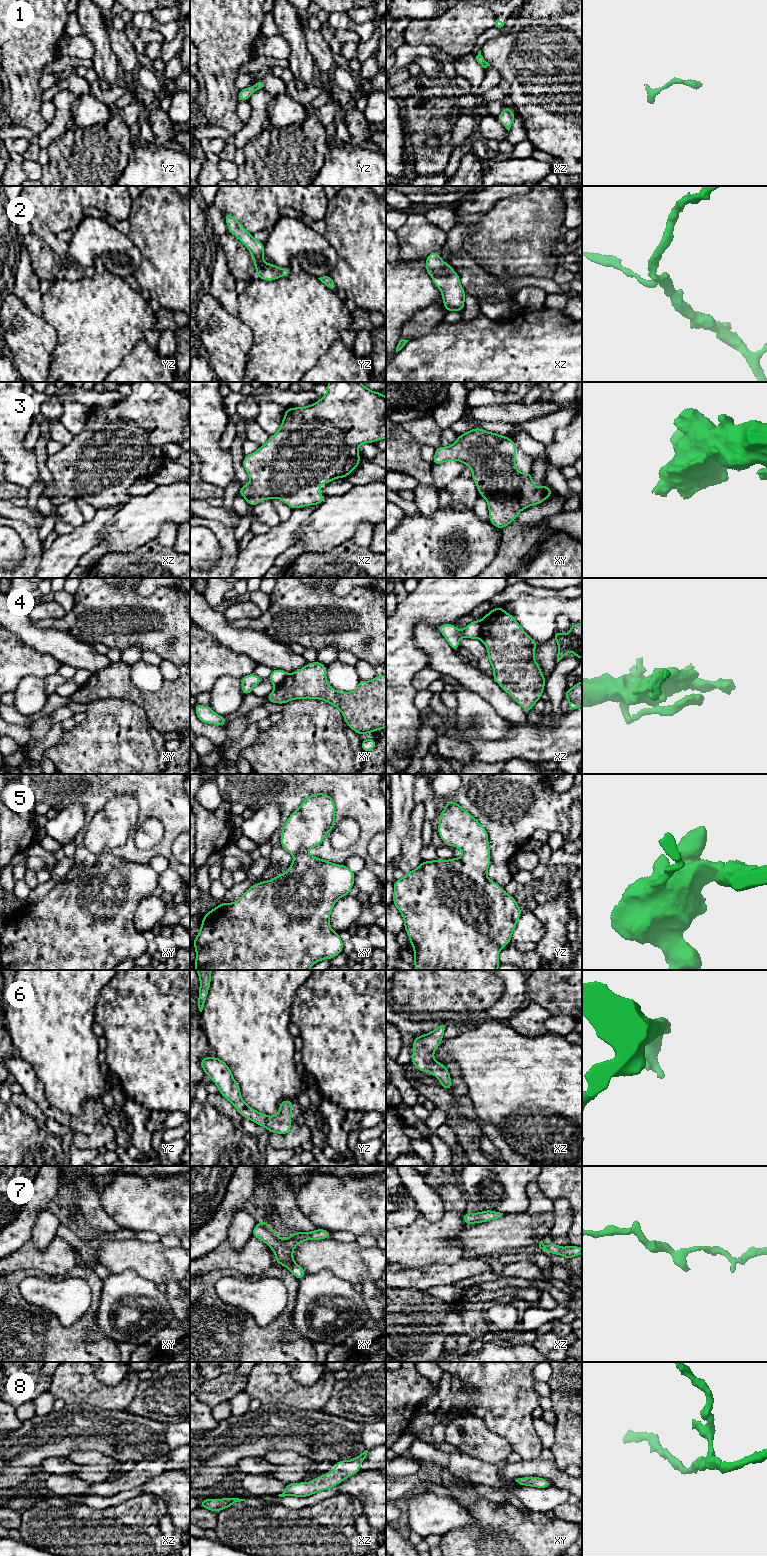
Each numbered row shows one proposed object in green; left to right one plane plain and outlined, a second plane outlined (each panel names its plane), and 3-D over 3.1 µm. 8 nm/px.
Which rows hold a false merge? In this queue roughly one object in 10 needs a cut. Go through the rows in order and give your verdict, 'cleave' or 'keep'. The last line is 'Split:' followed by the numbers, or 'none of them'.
1: keep
2: keep
3: keep
4: cleave
5: keep
6: keep
7: keep
8: keep
Split: 4

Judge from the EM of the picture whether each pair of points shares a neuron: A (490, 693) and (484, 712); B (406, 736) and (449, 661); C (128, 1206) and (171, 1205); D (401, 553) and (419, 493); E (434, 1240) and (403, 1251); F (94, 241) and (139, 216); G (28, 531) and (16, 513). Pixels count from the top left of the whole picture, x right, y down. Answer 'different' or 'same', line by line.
A: different
B: different
C: same
D: different
E: same
F: different
G: different

